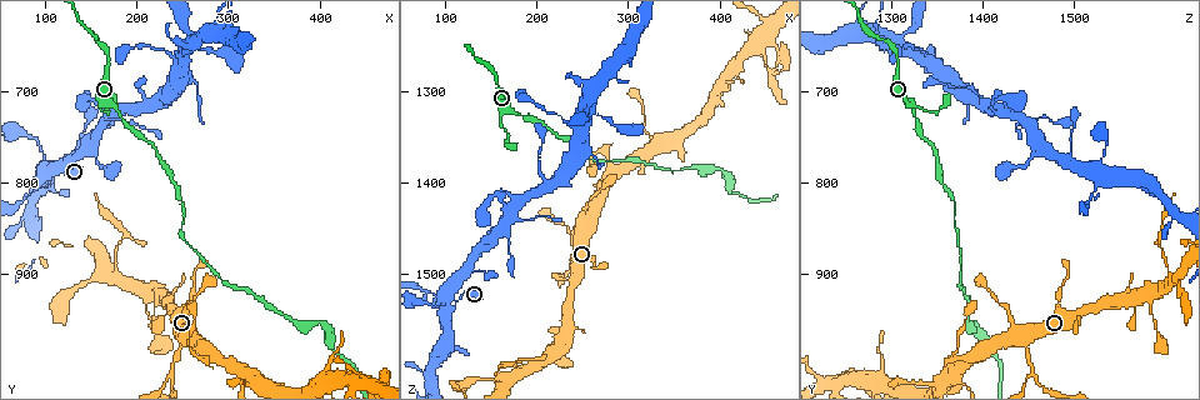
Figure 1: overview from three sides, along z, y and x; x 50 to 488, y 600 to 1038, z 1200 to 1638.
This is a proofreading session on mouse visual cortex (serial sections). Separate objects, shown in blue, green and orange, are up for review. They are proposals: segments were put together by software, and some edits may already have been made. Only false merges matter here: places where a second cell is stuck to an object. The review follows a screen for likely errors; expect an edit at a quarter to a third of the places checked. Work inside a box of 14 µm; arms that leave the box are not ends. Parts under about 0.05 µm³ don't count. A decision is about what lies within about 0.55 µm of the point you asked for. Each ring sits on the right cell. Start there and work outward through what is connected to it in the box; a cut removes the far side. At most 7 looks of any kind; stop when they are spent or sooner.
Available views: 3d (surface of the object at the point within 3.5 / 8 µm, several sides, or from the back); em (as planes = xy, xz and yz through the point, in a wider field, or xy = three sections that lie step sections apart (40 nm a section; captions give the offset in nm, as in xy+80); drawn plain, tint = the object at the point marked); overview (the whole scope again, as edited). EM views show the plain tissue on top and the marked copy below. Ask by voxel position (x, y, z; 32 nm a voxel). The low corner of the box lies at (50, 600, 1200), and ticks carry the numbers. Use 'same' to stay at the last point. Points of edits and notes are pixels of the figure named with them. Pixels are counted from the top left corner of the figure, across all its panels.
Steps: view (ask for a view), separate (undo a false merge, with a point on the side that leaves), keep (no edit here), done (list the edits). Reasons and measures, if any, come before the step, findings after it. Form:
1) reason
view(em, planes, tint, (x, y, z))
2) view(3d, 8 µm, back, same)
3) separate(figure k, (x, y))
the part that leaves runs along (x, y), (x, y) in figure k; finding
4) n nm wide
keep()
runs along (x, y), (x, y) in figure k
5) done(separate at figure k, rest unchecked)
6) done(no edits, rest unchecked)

four-way junction
view(3d, 3.5 µm, (100, 785, 1525))

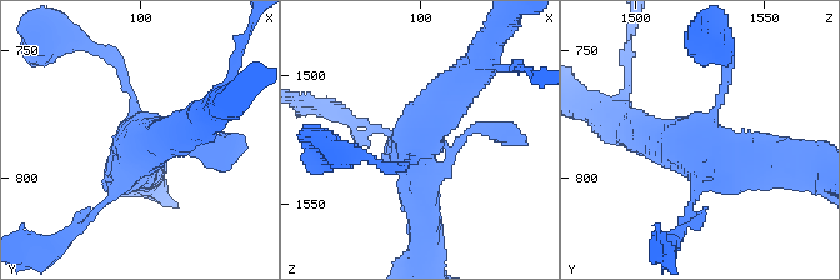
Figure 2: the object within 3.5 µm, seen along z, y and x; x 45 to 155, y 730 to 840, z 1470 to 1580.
view(em, planes, tint, (99, 788, 1527))

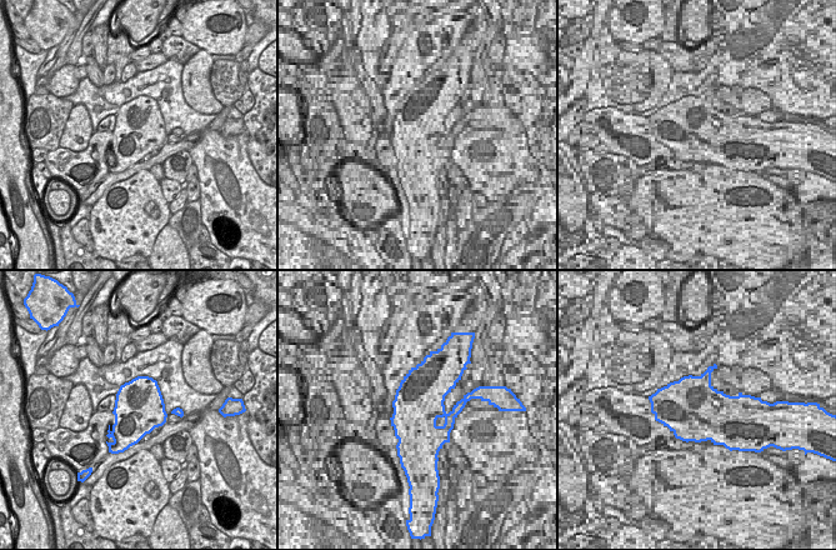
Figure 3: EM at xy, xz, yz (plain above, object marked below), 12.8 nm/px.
cut it another way
view(em, xy, step 1, tint, same)

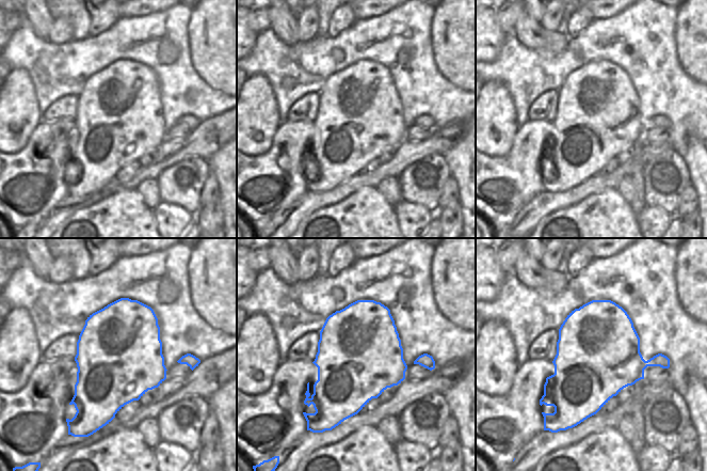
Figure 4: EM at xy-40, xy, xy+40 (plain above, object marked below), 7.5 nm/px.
keep()
runs along (689, 148), (788, 159) in figure 2; one cell here

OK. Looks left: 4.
abrupt turn
view(3d, 8 µm, back, (190, 860, 1590))

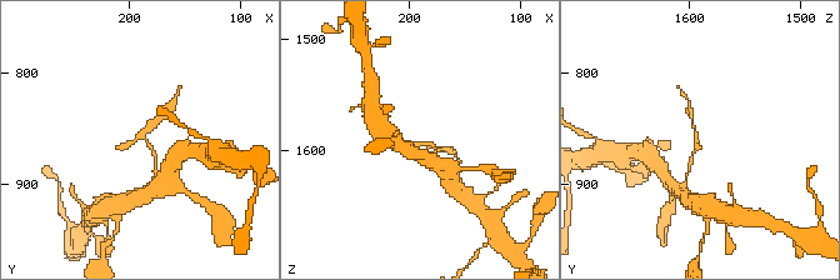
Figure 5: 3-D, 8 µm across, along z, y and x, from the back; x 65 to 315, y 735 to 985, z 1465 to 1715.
now the EM
view(em, xy, step 5, tint, (184, 860, 1592))

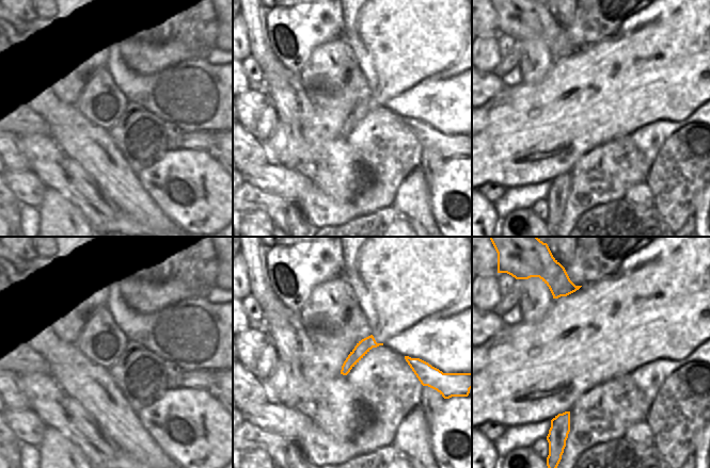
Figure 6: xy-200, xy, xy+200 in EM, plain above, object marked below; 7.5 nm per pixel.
separate(figure 5, (150, 125))
the part that leaves runs along (695, 150), (696, 136), (689, 106) in figure 5; a second cell is stuck on

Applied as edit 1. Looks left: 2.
done(separate at figure 5, rest unchecked)

